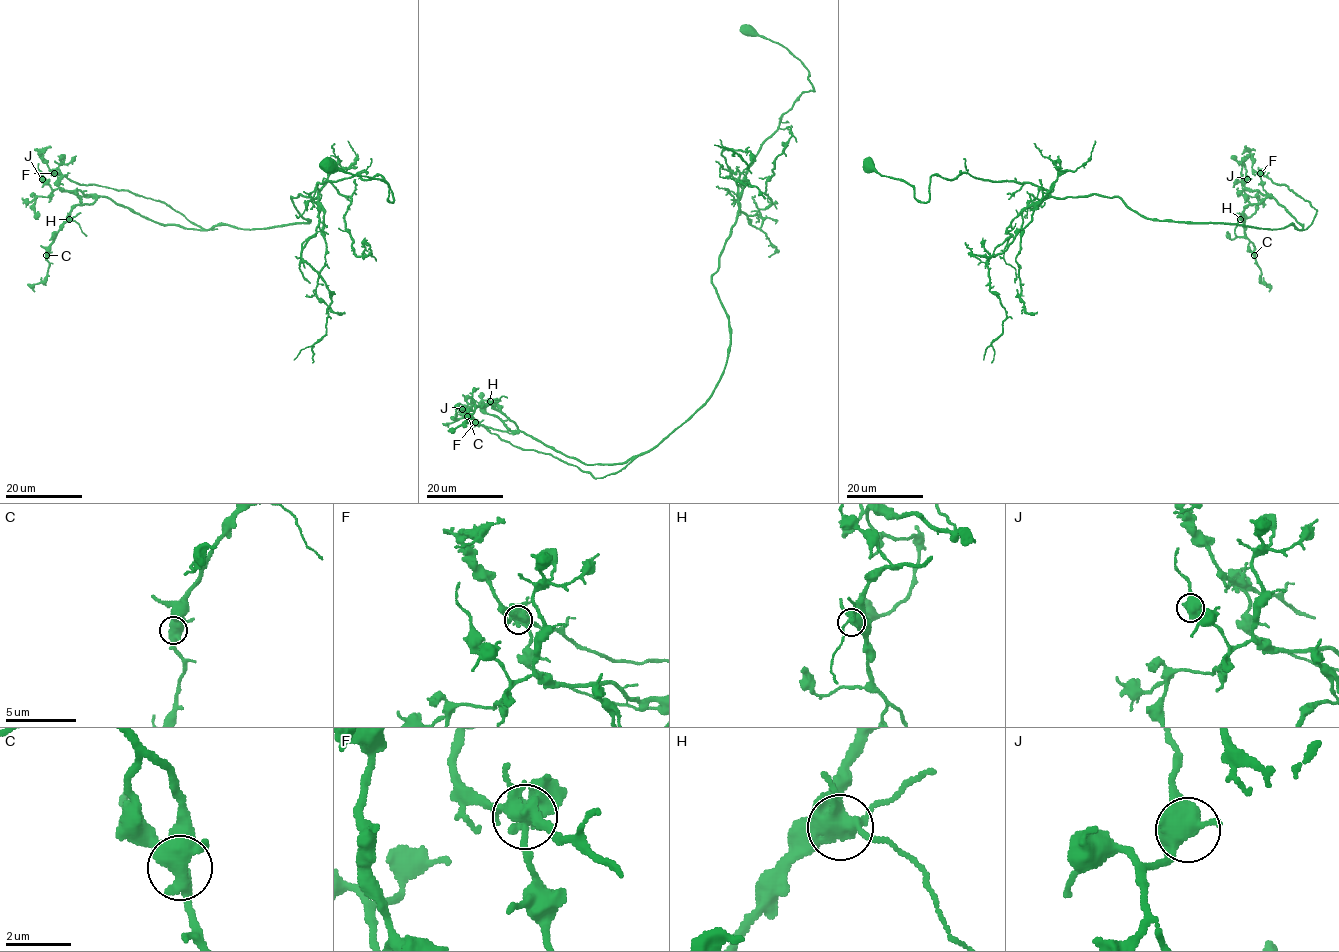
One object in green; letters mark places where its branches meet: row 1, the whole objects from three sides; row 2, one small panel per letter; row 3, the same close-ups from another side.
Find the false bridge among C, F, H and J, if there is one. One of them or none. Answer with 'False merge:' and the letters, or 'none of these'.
False merge: F

